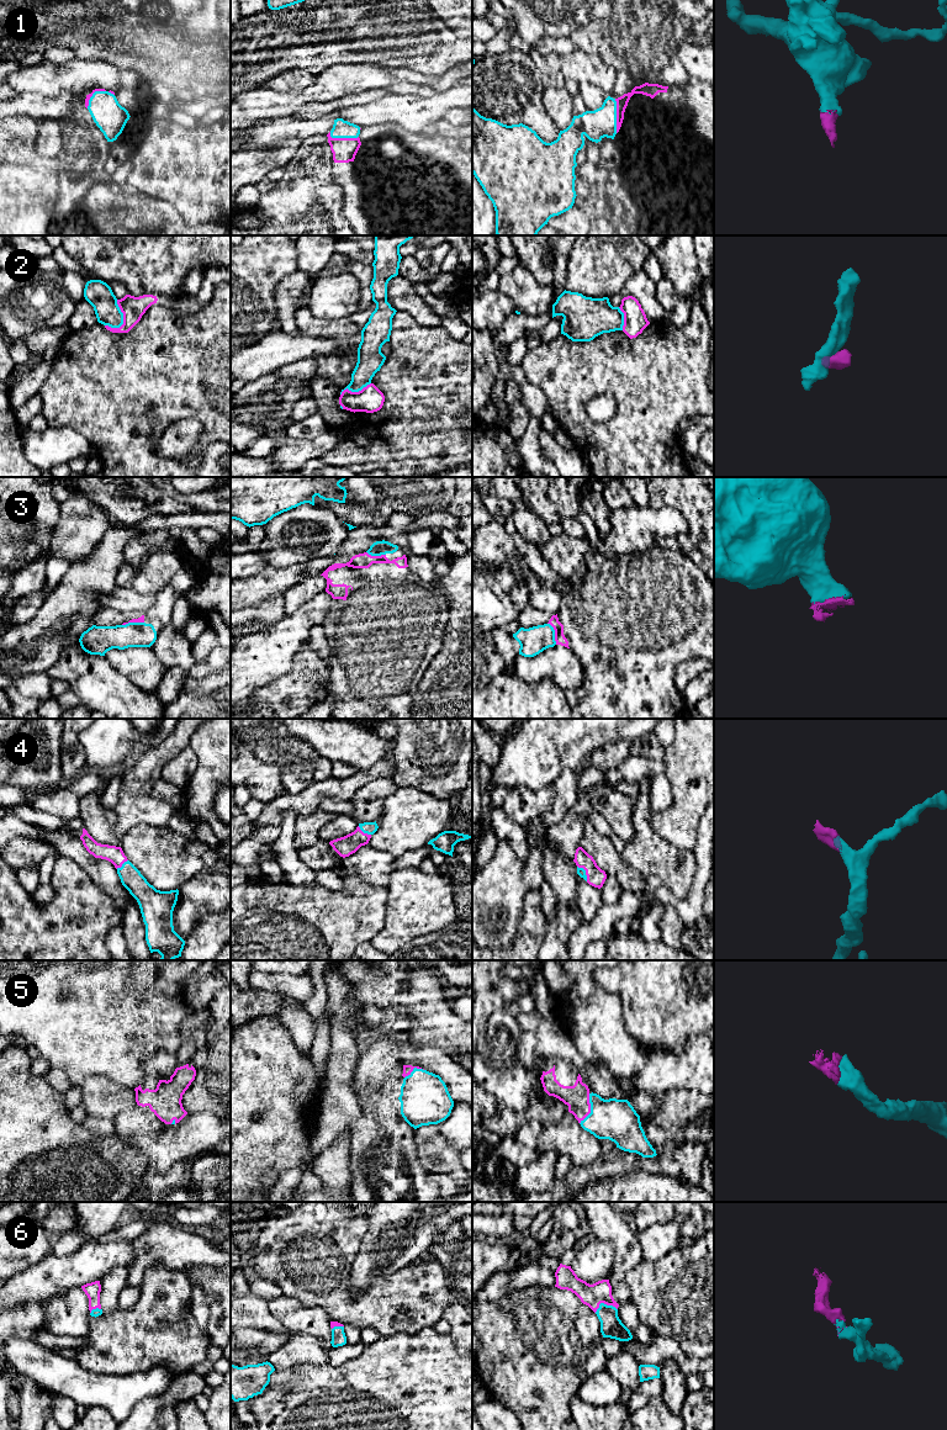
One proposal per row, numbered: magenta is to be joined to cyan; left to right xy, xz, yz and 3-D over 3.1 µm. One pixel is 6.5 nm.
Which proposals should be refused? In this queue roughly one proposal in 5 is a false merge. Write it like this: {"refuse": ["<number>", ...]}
{"refuse": ["2"]}

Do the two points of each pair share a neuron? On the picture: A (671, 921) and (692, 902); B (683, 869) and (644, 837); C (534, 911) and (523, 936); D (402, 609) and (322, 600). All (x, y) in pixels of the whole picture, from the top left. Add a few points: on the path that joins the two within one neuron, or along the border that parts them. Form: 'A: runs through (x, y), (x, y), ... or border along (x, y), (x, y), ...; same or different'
A: border along (650, 906), (668, 905), (683, 926); different
B: runs through (673, 868), (652, 847); same
C: runs through (533, 917), (529, 930); same
D: border along (324, 591), (333, 598); different

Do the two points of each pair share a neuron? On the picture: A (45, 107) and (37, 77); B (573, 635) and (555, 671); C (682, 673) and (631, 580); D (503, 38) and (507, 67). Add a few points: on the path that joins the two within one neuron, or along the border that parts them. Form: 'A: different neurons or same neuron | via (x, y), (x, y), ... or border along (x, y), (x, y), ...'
A: different neurons | border along (69, 88), (57, 95), (17, 94)
B: different neurons | border along (538, 653), (564, 645), (581, 661), (583, 671)
C: different neurons | border along (701, 656), (677, 667), (673, 686), (678, 692)
D: different neurons | border along (512, 49), (485, 58)

